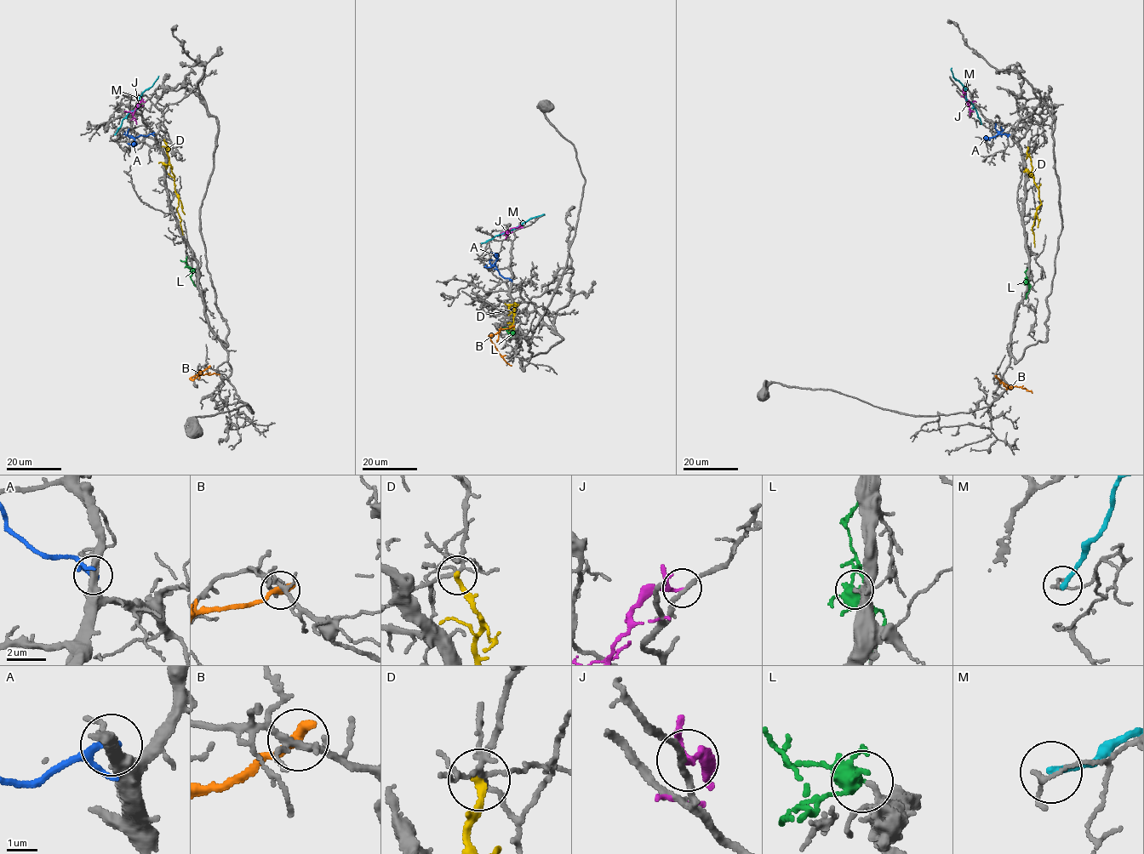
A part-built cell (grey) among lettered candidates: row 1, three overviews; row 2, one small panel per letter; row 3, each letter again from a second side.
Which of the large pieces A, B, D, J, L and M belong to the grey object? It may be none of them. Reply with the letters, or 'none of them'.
L

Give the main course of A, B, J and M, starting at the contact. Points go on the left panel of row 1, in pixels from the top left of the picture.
A: (153, 132), (136, 137), (134, 144), (128, 144)
B: (208, 367), (191, 378), (202, 374), (219, 374)
J: (145, 101), (137, 105), (133, 115), (124, 111)
M: (115, 134), (122, 121), (138, 106), (138, 98), (158, 76)

